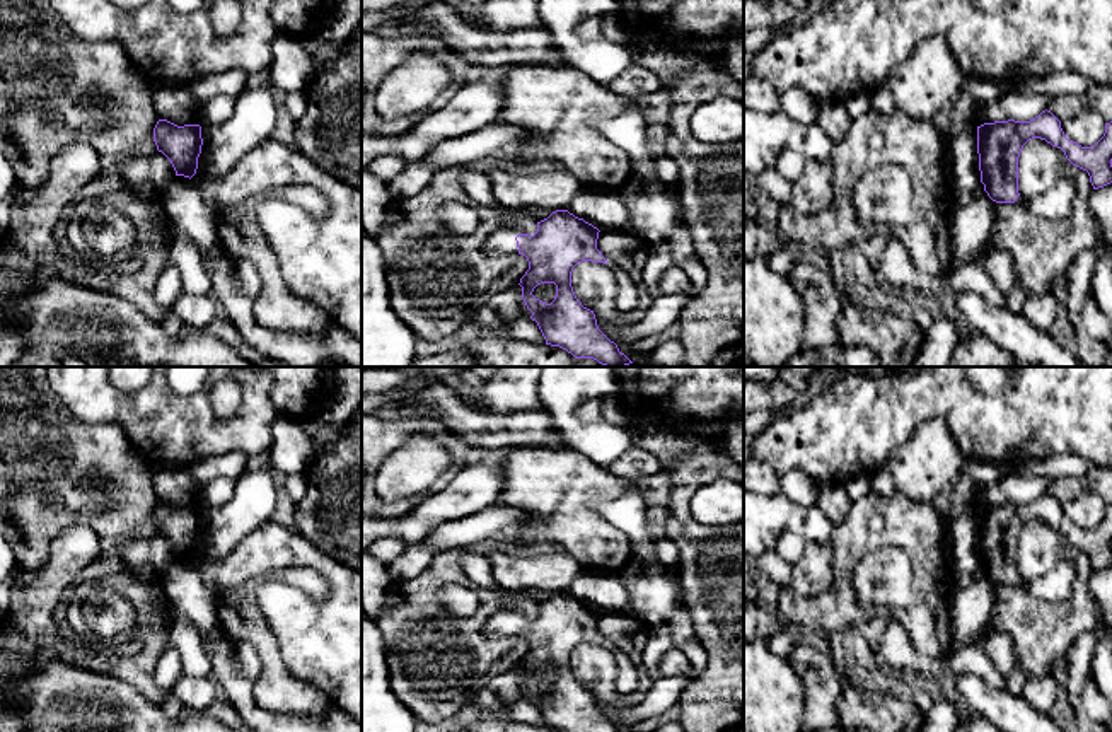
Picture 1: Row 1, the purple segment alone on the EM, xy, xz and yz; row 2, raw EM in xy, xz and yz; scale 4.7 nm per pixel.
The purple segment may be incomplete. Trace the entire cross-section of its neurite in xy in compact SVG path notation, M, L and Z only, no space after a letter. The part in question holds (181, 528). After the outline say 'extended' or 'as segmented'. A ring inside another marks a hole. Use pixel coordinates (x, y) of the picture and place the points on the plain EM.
M159 502L153 510L153 524L172 546L176 558L193 560L201 536L201 508L177 508L167 502Z; as segmented

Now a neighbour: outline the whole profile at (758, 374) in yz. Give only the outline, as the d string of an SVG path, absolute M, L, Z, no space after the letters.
M744 367L744 382L771 384L779 379L783 369L785 367Z

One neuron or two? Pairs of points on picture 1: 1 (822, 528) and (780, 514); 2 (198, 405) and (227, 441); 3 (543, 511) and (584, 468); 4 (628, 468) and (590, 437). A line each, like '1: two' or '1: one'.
1: one
2: one
3: one
4: two

